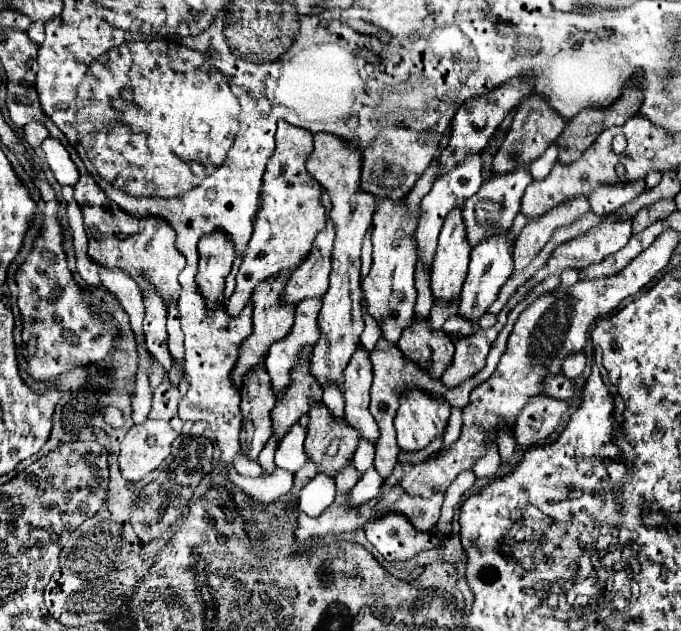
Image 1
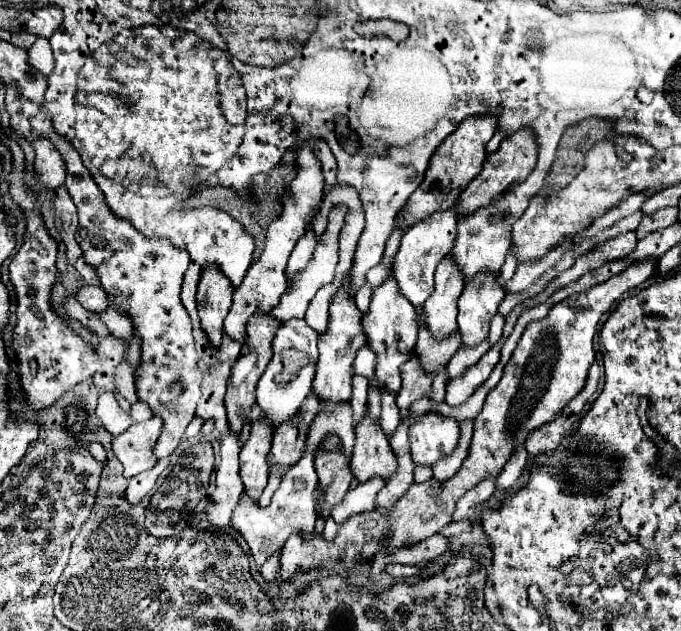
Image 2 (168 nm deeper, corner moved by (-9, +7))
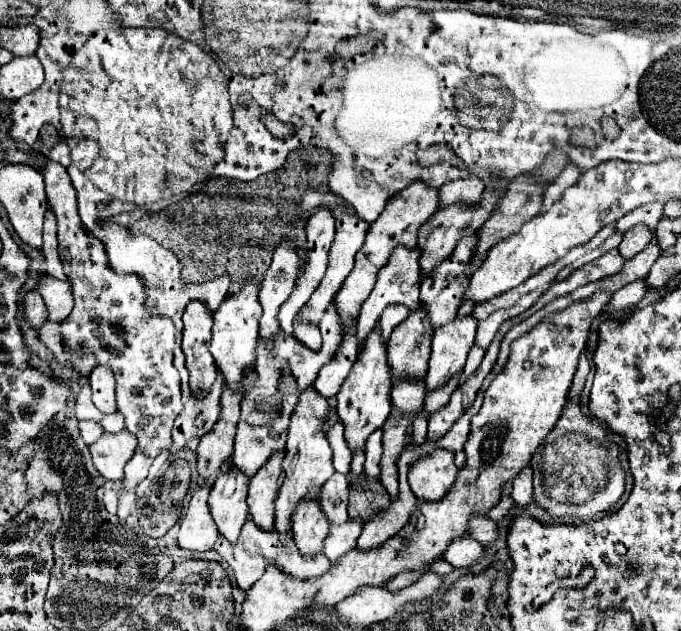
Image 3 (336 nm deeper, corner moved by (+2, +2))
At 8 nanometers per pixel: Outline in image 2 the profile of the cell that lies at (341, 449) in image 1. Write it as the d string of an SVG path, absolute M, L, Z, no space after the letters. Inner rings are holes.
M339 447L339 451L323 451L323 455L315 455L315 471L319 477L317 491L323 493L317 515L329 519L331 509L345 497L351 483L351 469L343 449Z

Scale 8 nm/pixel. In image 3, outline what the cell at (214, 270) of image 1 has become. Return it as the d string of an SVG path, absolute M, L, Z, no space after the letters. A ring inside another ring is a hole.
M192 300L186 306L182 320L184 320L182 352L186 354L186 368L190 370L190 388L194 396L204 396L216 378L216 362L208 348L212 312L208 312L208 306L204 302Z

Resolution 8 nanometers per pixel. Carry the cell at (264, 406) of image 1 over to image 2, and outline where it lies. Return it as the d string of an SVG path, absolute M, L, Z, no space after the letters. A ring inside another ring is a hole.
M263 417L253 423L249 441L241 449L239 457L239 475L245 487L245 495L251 501L259 501L259 495L263 493L267 485L267 455L269 455L271 437L267 435L267 423L263 423Z

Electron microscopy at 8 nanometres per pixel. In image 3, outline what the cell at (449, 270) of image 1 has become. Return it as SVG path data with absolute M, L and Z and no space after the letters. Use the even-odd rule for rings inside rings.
M424 308L410 312L410 316L400 322L388 340L388 362L392 366L394 378L422 378L428 370L432 328L424 320Z

